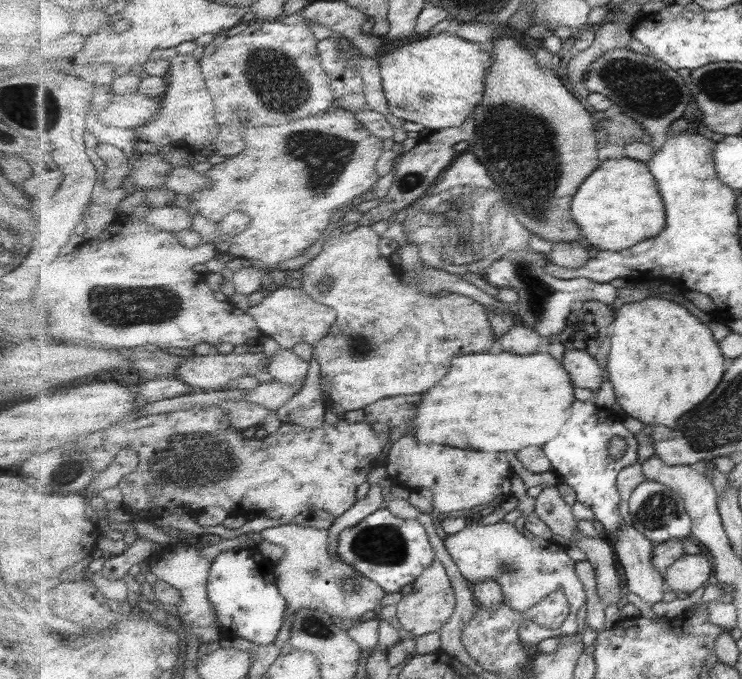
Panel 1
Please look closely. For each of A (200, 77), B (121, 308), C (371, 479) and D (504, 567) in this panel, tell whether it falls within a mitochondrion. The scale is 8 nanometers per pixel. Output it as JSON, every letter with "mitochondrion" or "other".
{"A":"other","B":"mitochondrion","C":"other","D":"mitochondrion"}

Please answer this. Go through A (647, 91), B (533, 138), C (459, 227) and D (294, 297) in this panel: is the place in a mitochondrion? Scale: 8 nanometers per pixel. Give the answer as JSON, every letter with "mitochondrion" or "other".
{"A":"mitochondrion","B":"mitochondrion","C":"mitochondrion","D":"other"}

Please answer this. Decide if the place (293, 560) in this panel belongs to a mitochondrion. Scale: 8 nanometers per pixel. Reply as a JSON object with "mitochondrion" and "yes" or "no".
{"mitochondrion":"no"}

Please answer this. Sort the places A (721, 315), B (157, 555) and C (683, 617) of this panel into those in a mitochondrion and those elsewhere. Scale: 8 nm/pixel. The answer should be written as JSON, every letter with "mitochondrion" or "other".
{"A":"other","B":"other","C":"other"}

